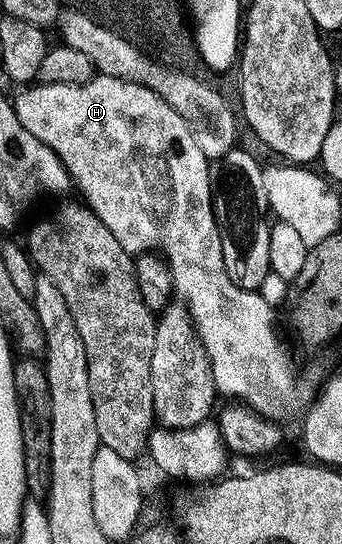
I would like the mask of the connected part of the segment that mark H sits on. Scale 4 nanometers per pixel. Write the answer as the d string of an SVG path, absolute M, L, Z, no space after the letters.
M97 74L82 85L45 83L43 85L28 85L21 91L24 91L20 95L21 101L24 102L24 111L22 107L24 127L30 129L30 133L34 133L34 137L39 139L45 141L56 139L56 143L54 142L56 156L62 161L64 168L68 170L68 175L72 178L75 190L78 189L84 194L82 199L86 206L99 217L102 225L106 225L106 229L110 229L110 233L114 233L114 237L118 237L118 245L122 245L122 249L126 249L126 253L133 257L155 248L170 265L173 292L178 296L179 302L187 307L192 324L195 325L198 337L206 349L208 360L212 366L212 376L214 377L214 385L217 392L221 396L229 395L227 397L229 400L243 403L251 411L255 411L257 415L269 421L292 419L295 415L297 417L303 416L308 408L312 406L322 379L319 379L312 371L304 371L300 375L300 383L296 383L296 367L292 364L292 359L288 356L288 351L284 348L284 343L280 340L279 333L276 332L277 312L270 305L266 305L266 301L262 301L259 291L247 291L238 285L234 285L234 281L230 281L230 277L226 273L226 265L222 261L220 229L216 226L216 218L212 208L212 186L210 185L210 173L208 172L210 160L203 155L201 149L198 149L197 142L191 137L187 122L158 93L152 92L148 87L144 87L140 83L120 79L118 76Z

